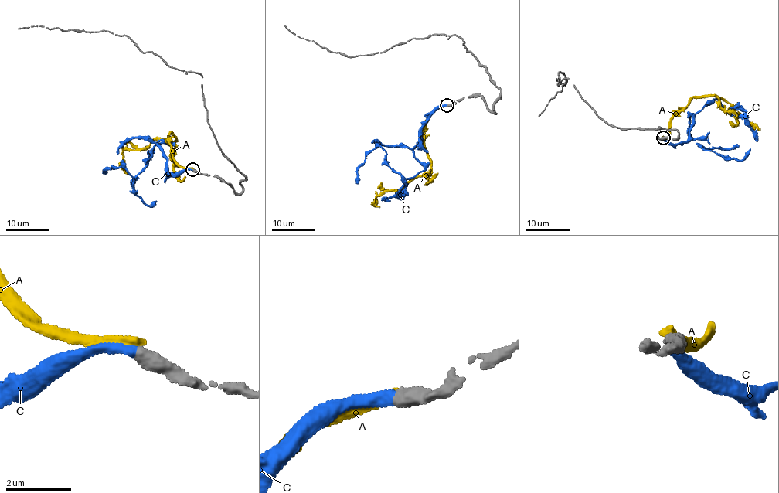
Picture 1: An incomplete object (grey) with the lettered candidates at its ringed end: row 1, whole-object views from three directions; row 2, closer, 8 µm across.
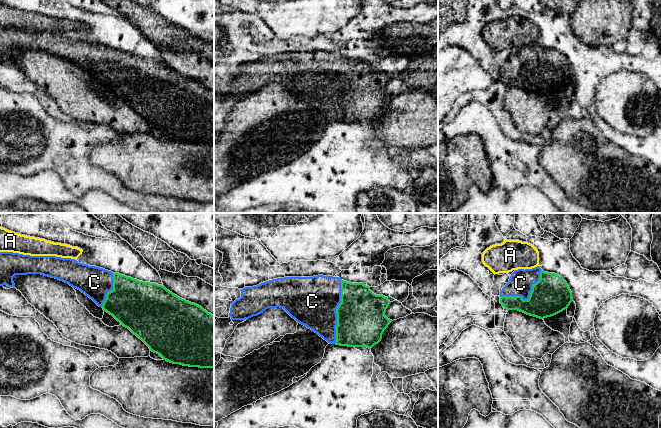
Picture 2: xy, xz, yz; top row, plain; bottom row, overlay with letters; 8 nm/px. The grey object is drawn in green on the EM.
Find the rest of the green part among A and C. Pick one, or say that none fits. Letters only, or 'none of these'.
C

